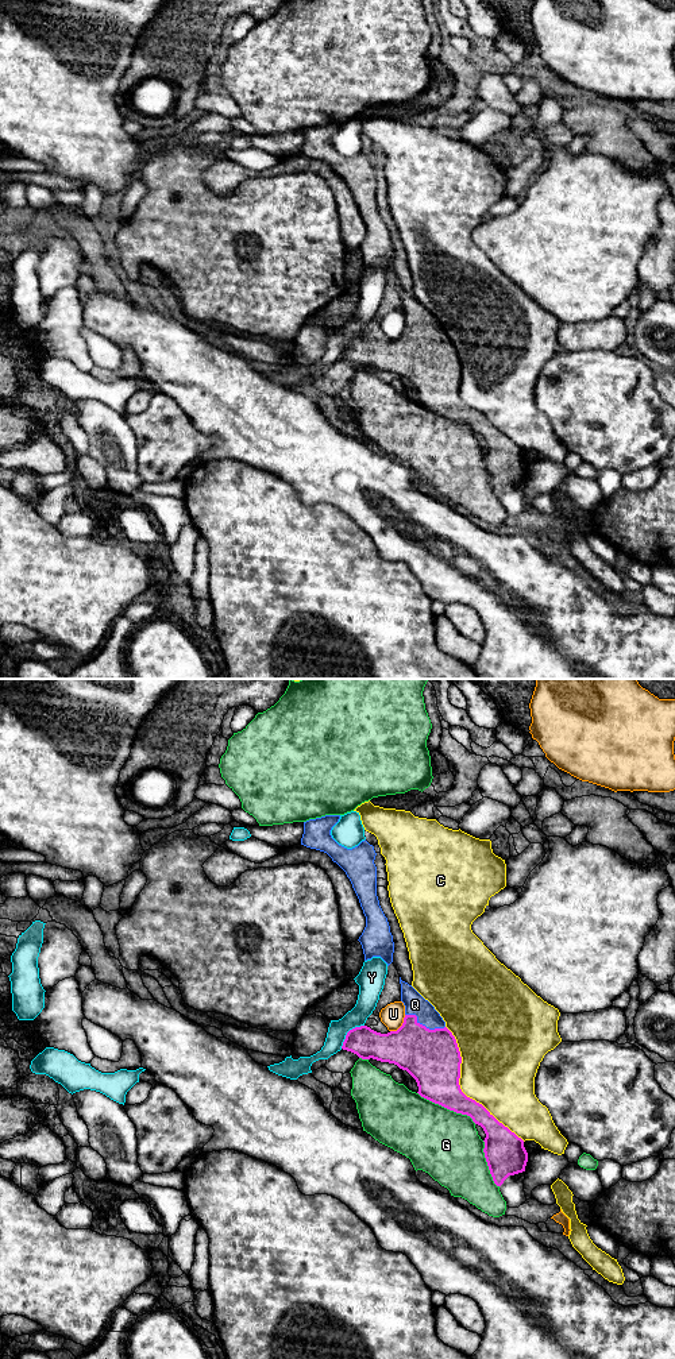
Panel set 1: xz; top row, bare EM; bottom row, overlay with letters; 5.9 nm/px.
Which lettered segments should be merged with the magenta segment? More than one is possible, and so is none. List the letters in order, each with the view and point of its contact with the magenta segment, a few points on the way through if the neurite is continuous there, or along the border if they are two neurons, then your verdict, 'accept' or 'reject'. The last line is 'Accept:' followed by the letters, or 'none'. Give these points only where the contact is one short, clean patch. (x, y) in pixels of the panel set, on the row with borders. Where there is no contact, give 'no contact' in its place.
C: xz (461, 1089) | reject
G: xz (447, 1108) | reject
Q: xz (424, 1026) | accept
U: xz (401, 1026) | reject
Y: xz (347, 1033) | reject
Accept: Q

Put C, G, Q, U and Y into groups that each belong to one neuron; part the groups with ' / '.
C / G / Q / U Y

